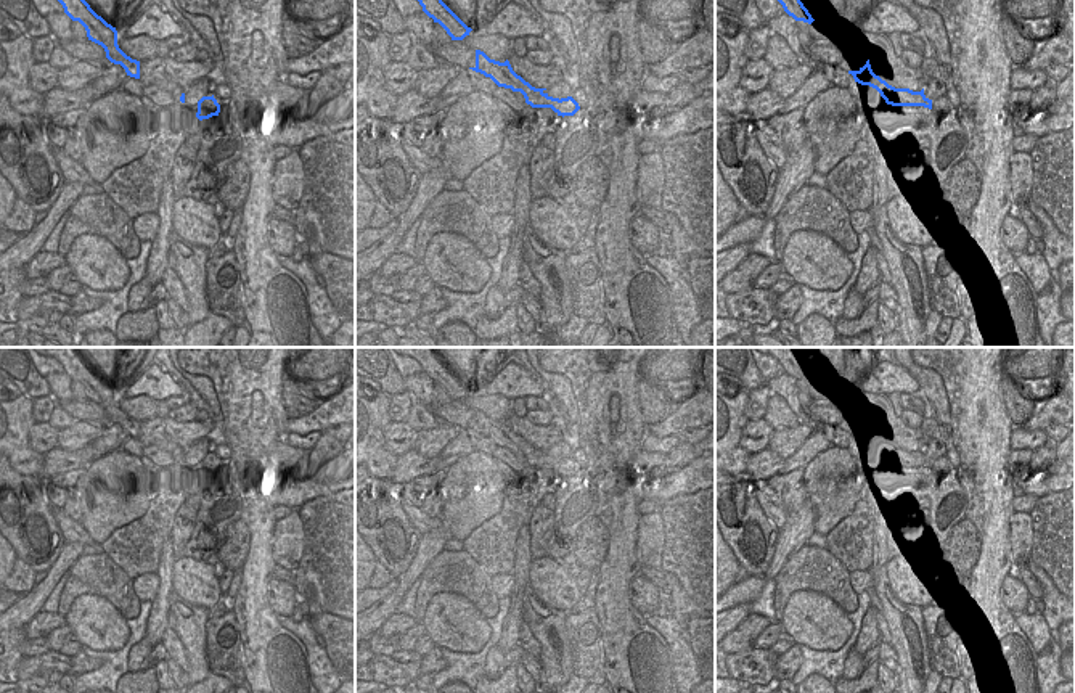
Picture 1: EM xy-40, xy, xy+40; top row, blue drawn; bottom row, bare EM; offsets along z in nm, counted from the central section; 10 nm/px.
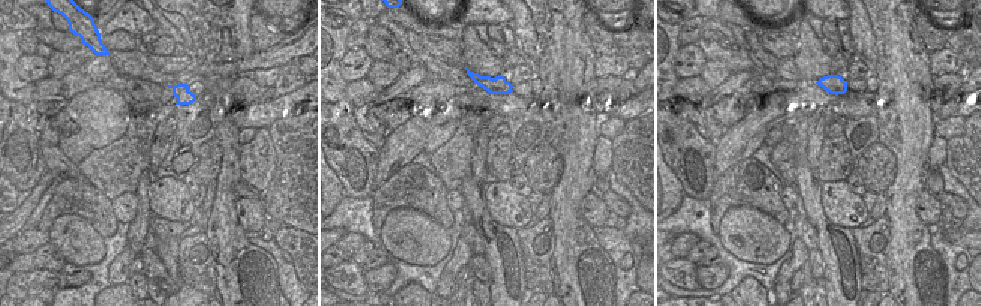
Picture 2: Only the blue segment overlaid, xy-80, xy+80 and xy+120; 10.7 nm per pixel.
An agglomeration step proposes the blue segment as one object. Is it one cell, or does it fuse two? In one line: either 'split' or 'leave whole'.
split

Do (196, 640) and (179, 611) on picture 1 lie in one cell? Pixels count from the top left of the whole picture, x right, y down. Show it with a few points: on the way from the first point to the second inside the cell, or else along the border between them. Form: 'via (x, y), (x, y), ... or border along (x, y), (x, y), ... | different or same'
via (192, 634), (190, 623), (185, 618) | same

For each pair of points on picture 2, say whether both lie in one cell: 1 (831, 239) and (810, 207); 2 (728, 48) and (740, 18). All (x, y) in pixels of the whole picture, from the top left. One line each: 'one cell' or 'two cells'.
1: one cell
2: two cells

